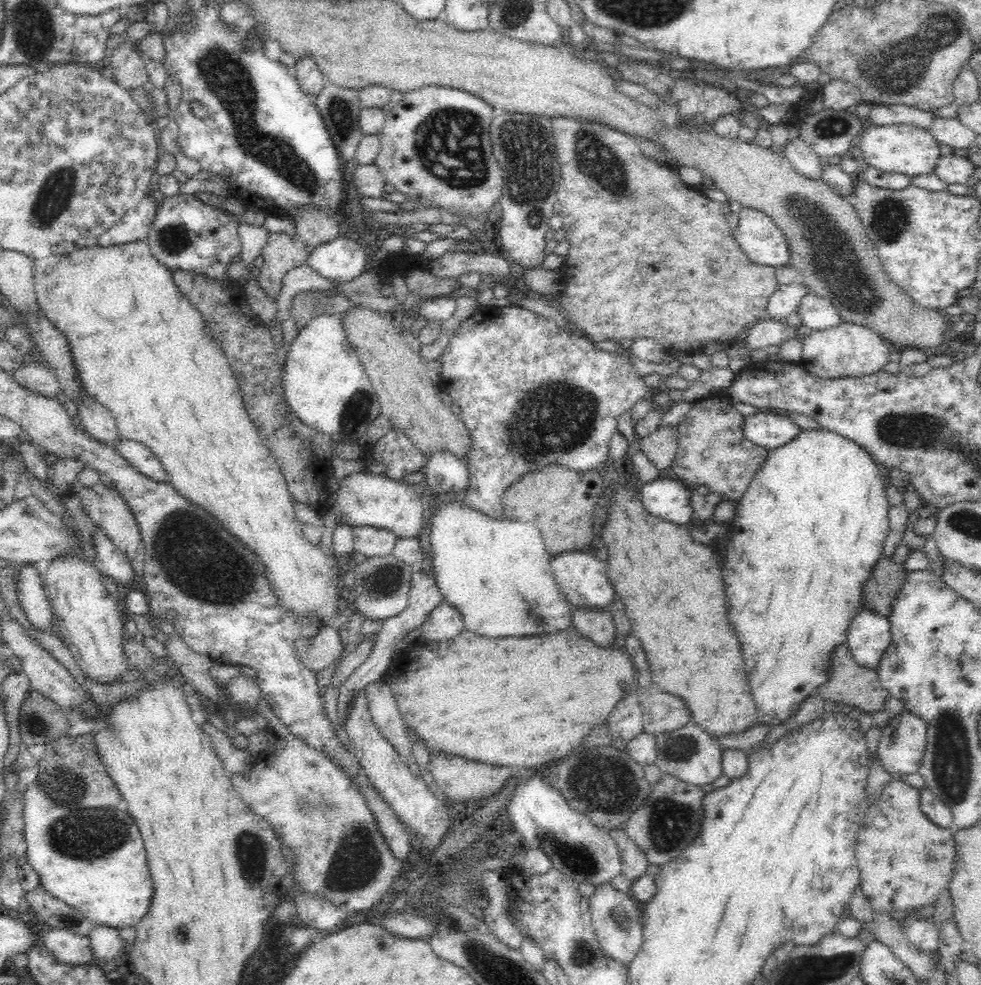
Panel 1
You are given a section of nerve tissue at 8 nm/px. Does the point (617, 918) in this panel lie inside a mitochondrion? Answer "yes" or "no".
yes

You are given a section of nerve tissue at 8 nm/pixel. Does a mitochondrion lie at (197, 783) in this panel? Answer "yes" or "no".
no

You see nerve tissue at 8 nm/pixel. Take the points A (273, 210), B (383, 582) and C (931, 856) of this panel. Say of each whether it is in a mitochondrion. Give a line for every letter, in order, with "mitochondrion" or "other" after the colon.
A: other
B: mitochondrion
C: mitochondrion

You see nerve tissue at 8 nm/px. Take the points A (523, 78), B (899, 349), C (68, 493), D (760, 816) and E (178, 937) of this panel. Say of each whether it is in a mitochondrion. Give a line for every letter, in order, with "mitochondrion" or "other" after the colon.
A: other
B: other
C: other
D: other
E: mitochondrion

